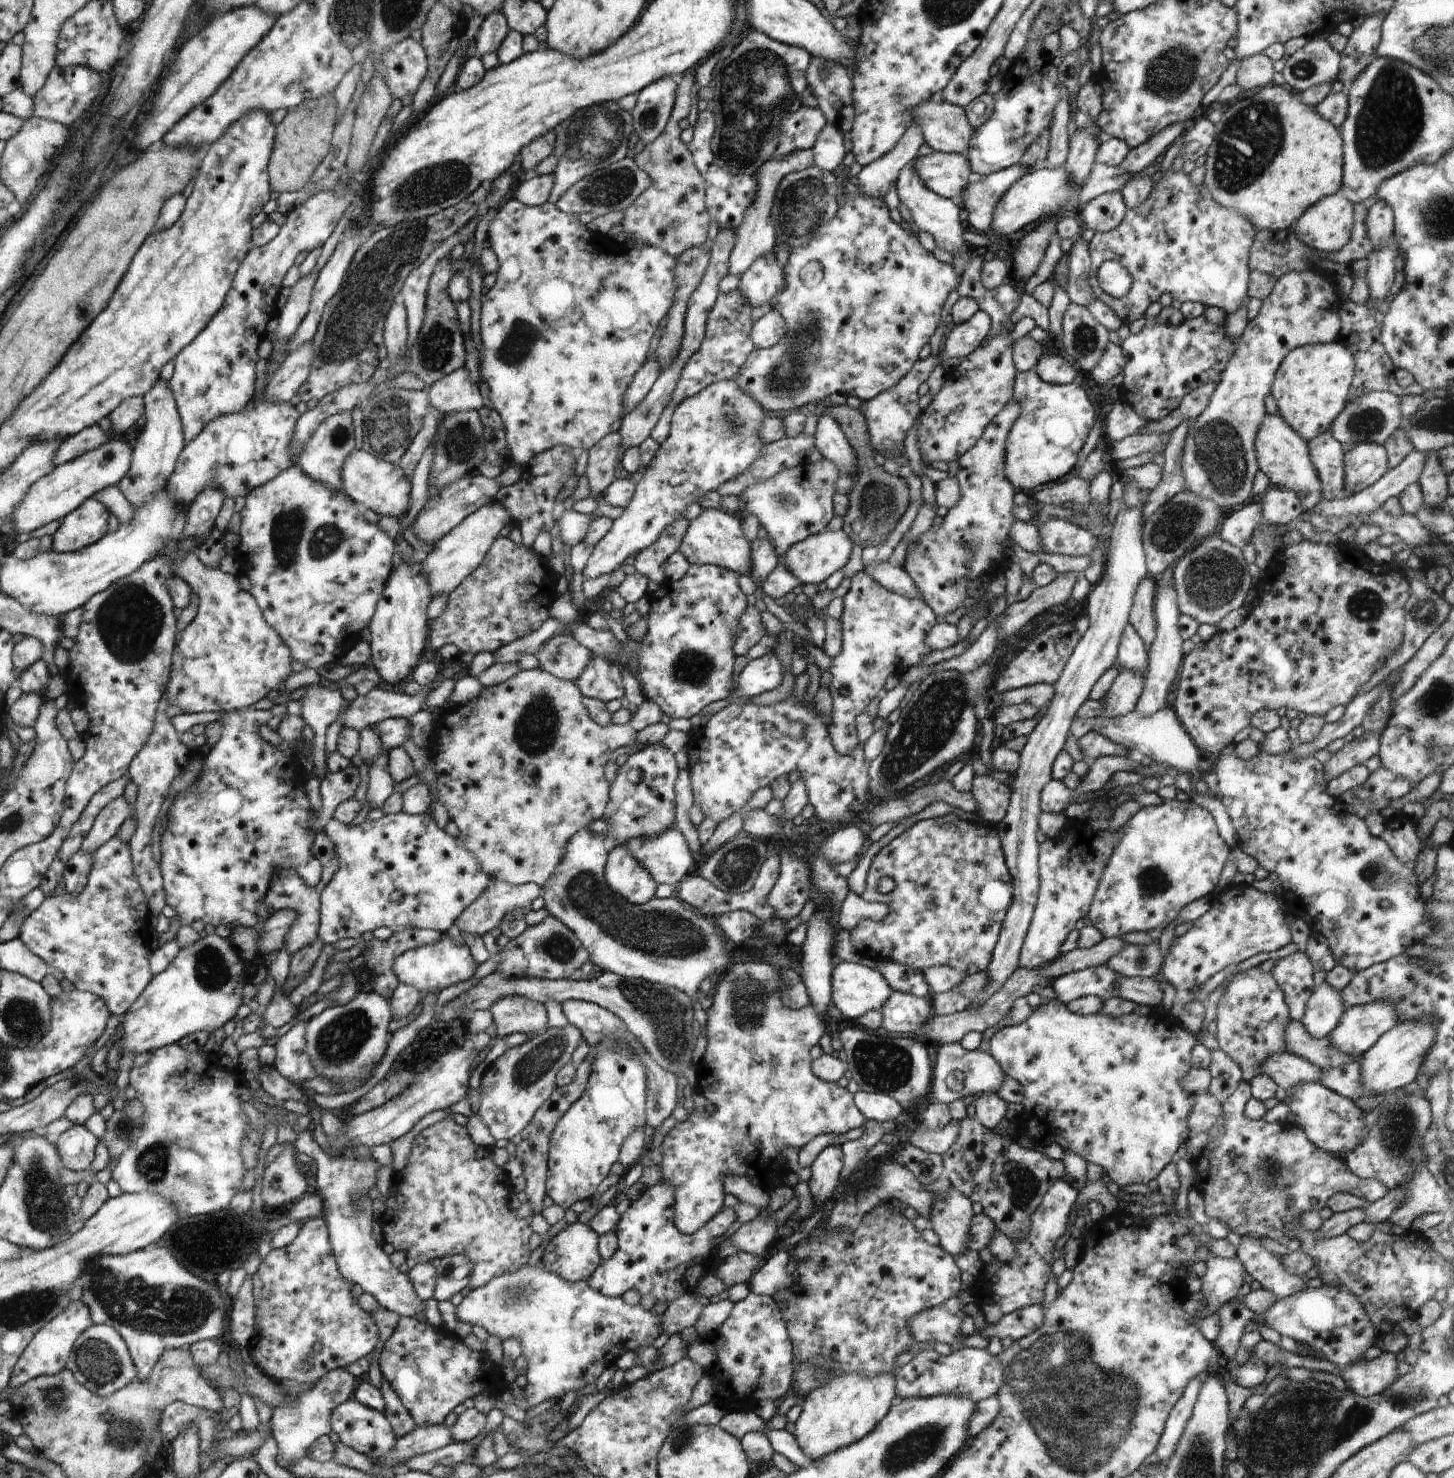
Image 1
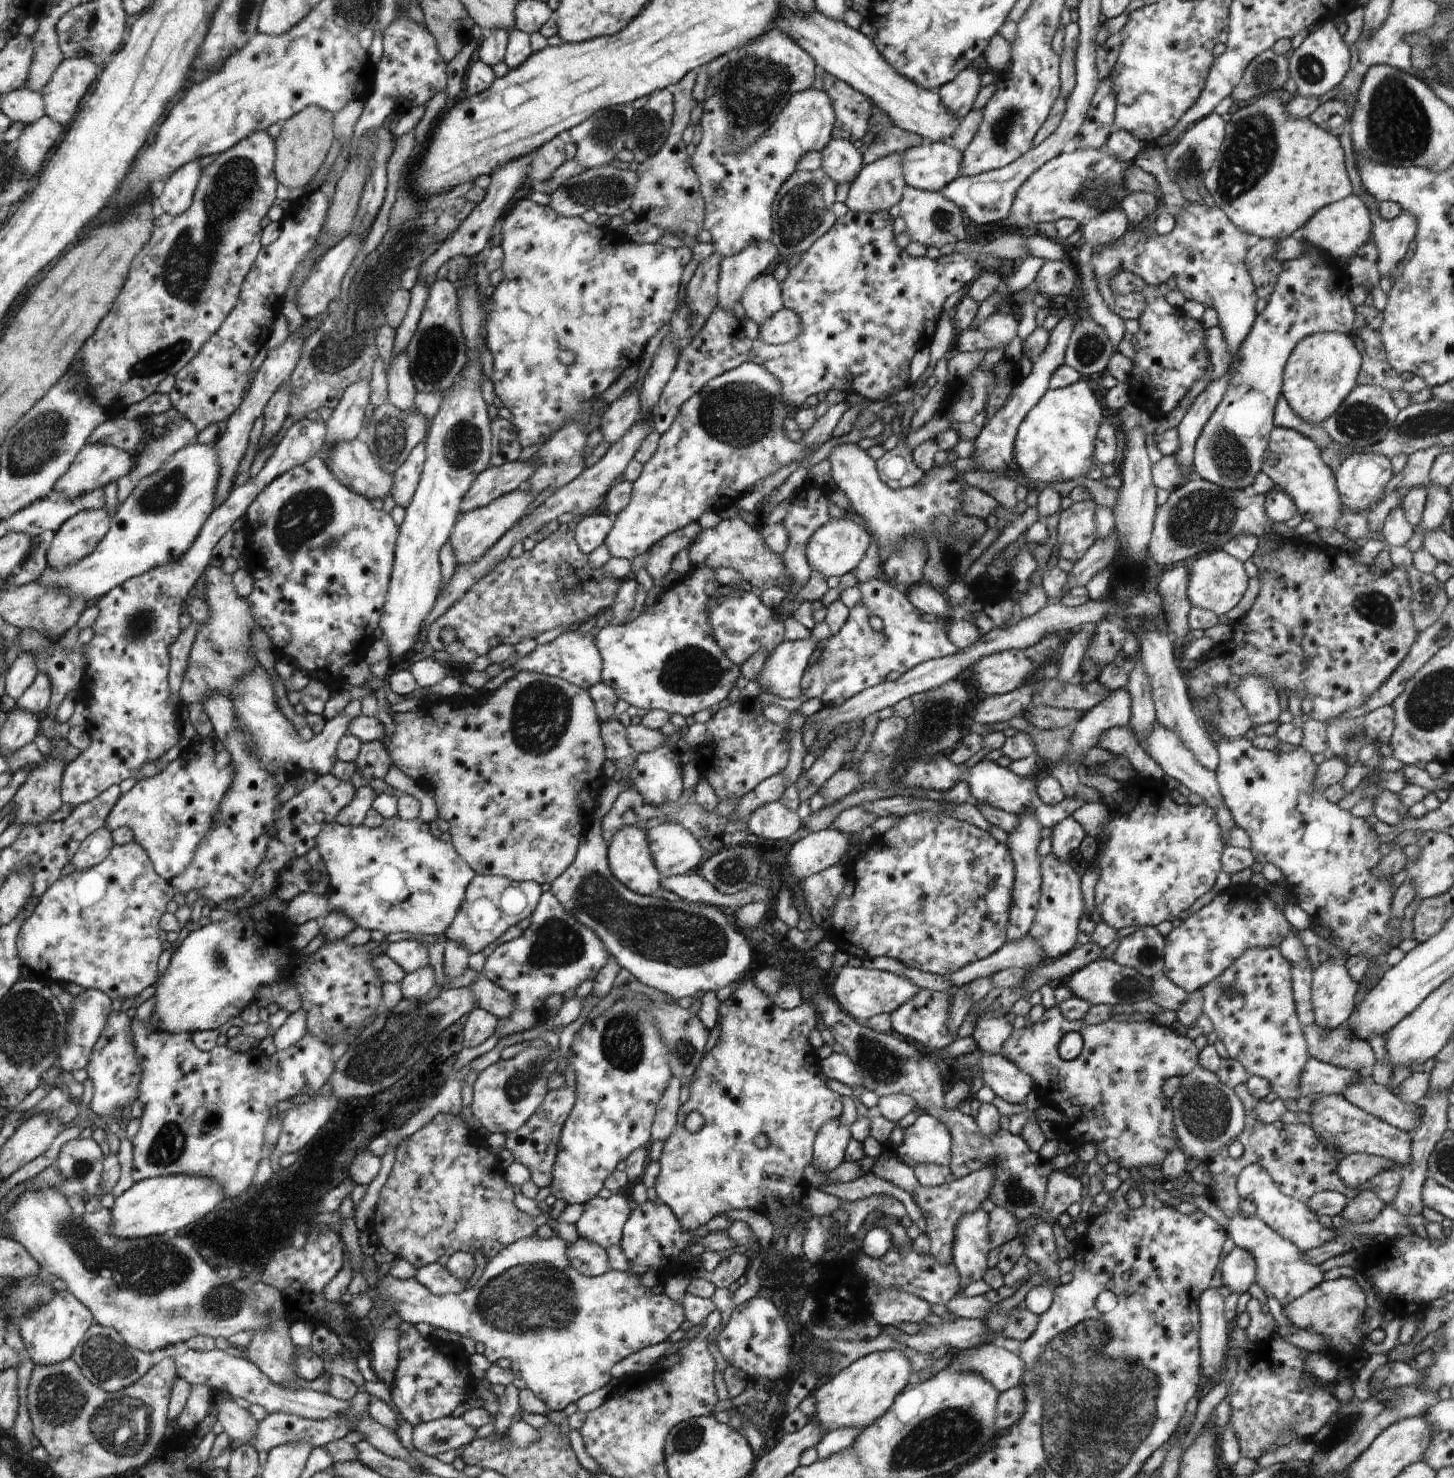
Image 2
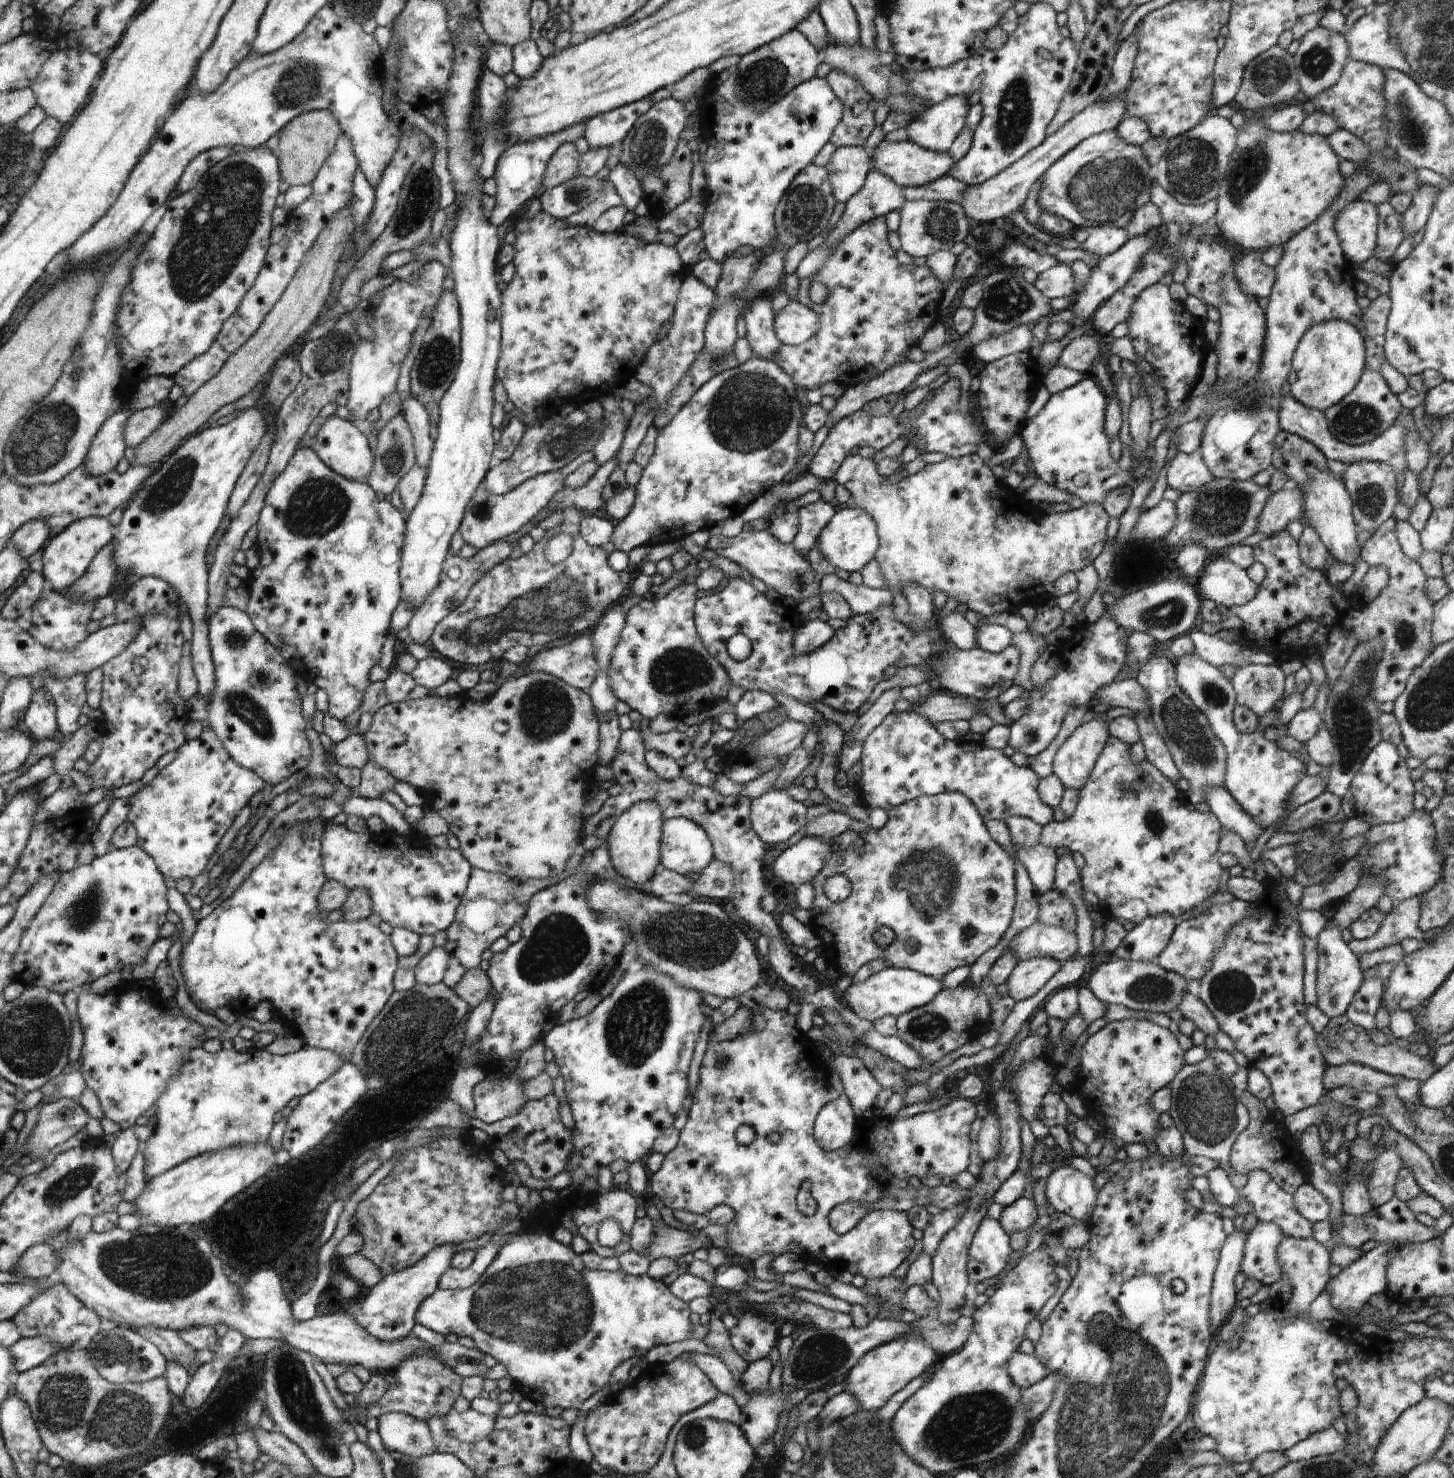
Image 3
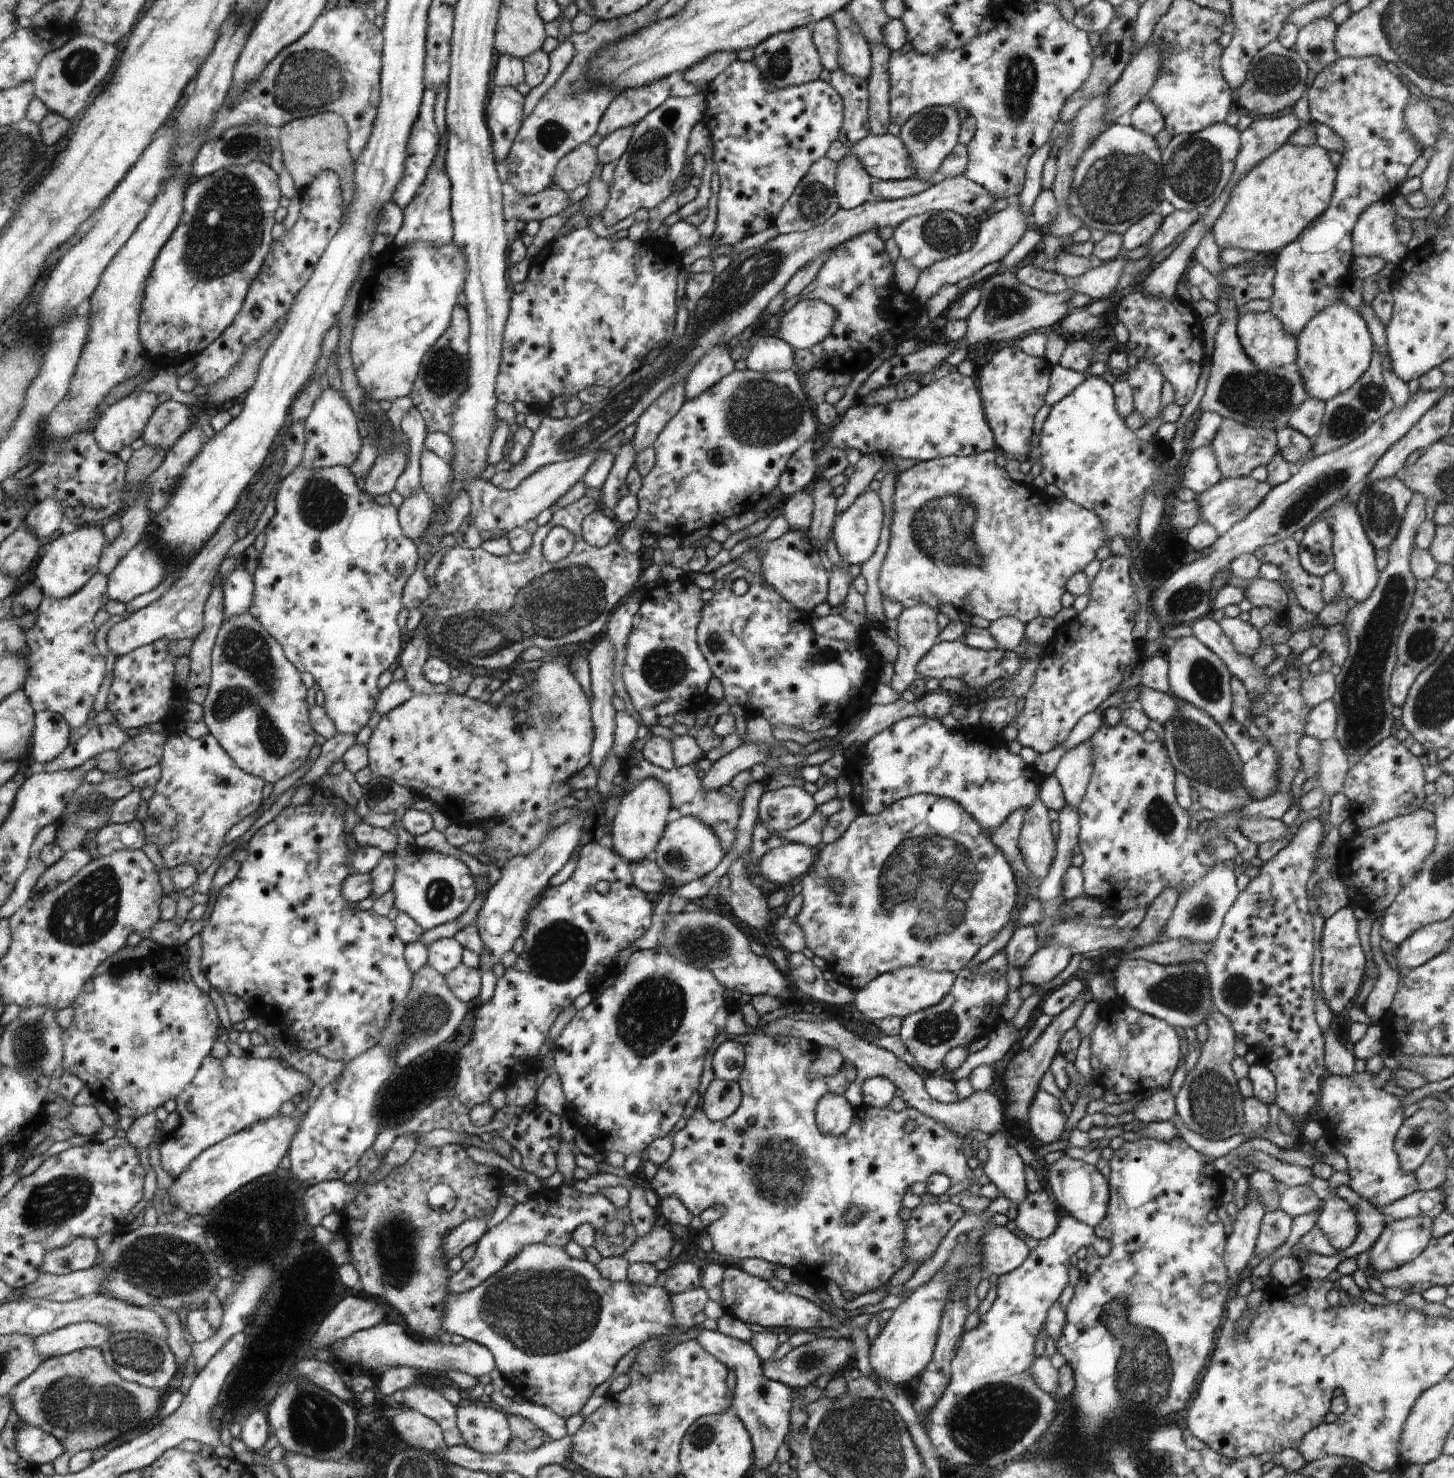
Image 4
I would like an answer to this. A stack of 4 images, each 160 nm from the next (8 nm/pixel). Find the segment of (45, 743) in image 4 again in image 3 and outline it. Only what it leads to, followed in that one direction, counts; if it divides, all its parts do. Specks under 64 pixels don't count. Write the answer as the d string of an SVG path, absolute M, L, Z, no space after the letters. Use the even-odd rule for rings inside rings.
M45 688L35 690L31 704L23 714L24 728L34 741L53 740L54 734L59 732L57 712L58 707L48 691Z

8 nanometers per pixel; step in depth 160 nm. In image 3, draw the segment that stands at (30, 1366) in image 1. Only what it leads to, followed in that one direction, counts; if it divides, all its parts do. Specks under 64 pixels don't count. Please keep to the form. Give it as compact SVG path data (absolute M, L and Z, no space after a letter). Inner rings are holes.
M55 1279L54 1285L43 1293L38 1293L24 1308L12 1318L22 1337L48 1337L60 1349L77 1351L86 1349L94 1334L99 1331L102 1319L92 1308L84 1306L67 1286Z

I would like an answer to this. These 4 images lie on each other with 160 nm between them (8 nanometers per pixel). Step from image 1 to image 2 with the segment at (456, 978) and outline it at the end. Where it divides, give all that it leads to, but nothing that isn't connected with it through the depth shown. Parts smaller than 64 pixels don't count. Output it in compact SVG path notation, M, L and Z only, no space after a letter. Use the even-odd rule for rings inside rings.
M416 939L393 942L384 952L405 973L415 973L417 970L430 966L428 953L428 945Z

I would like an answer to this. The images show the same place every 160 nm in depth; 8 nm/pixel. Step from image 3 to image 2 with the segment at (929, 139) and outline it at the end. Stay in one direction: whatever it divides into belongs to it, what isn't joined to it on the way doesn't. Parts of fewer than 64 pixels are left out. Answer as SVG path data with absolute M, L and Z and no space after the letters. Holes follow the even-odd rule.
M970 63L954 80L939 87L937 93L947 111L961 119L973 109L972 104L982 88L982 74L974 63Z

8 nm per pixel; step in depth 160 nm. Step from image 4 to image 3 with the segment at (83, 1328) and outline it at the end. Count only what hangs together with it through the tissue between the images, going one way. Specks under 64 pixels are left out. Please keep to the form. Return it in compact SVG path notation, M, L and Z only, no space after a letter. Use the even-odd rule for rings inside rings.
M20 1337L18 1342L9 1346L16 1375L38 1366L60 1350L48 1337Z

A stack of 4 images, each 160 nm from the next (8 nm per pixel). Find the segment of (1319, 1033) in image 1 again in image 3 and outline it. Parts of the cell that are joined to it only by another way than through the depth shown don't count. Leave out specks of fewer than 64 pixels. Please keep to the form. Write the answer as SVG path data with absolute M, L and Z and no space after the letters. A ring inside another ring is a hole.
M1330 920L1317 938L1317 1007L1329 1018L1342 1016L1352 1002L1353 996L1362 986L1364 971L1360 968L1359 958L1342 939L1340 931Z

